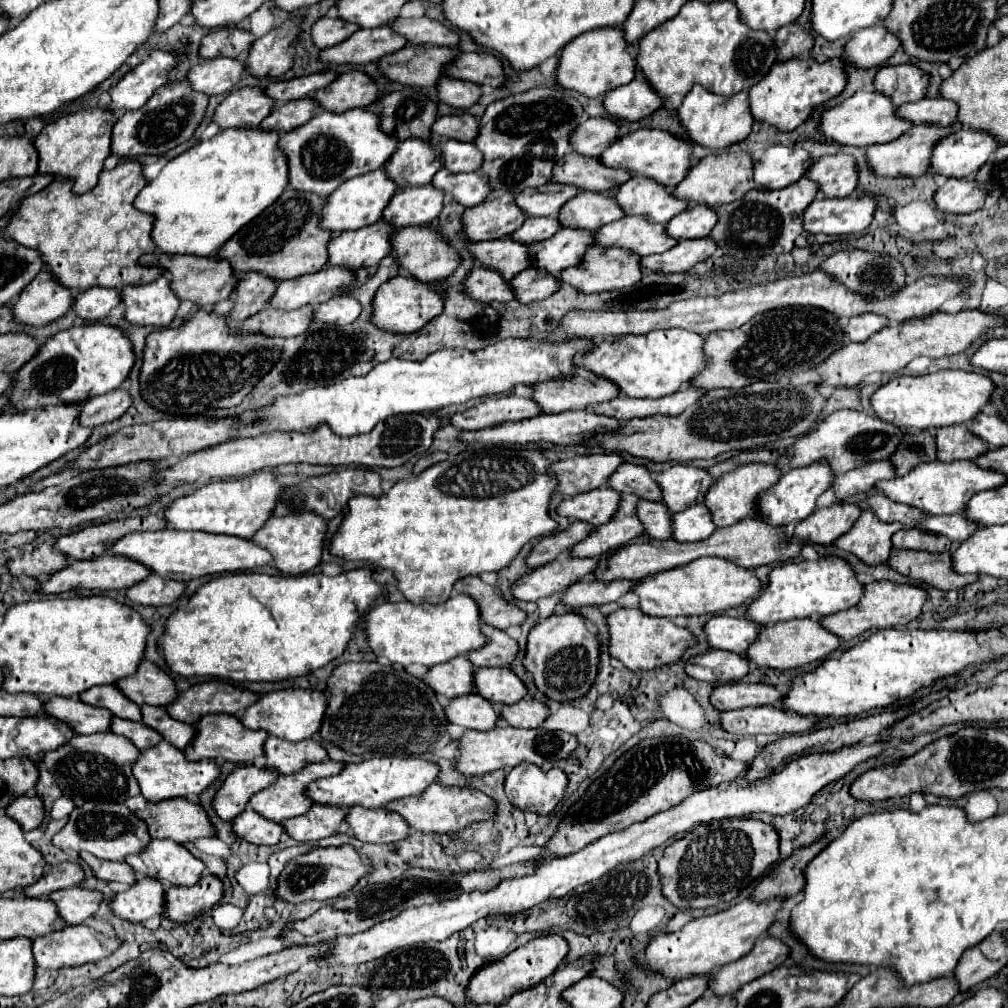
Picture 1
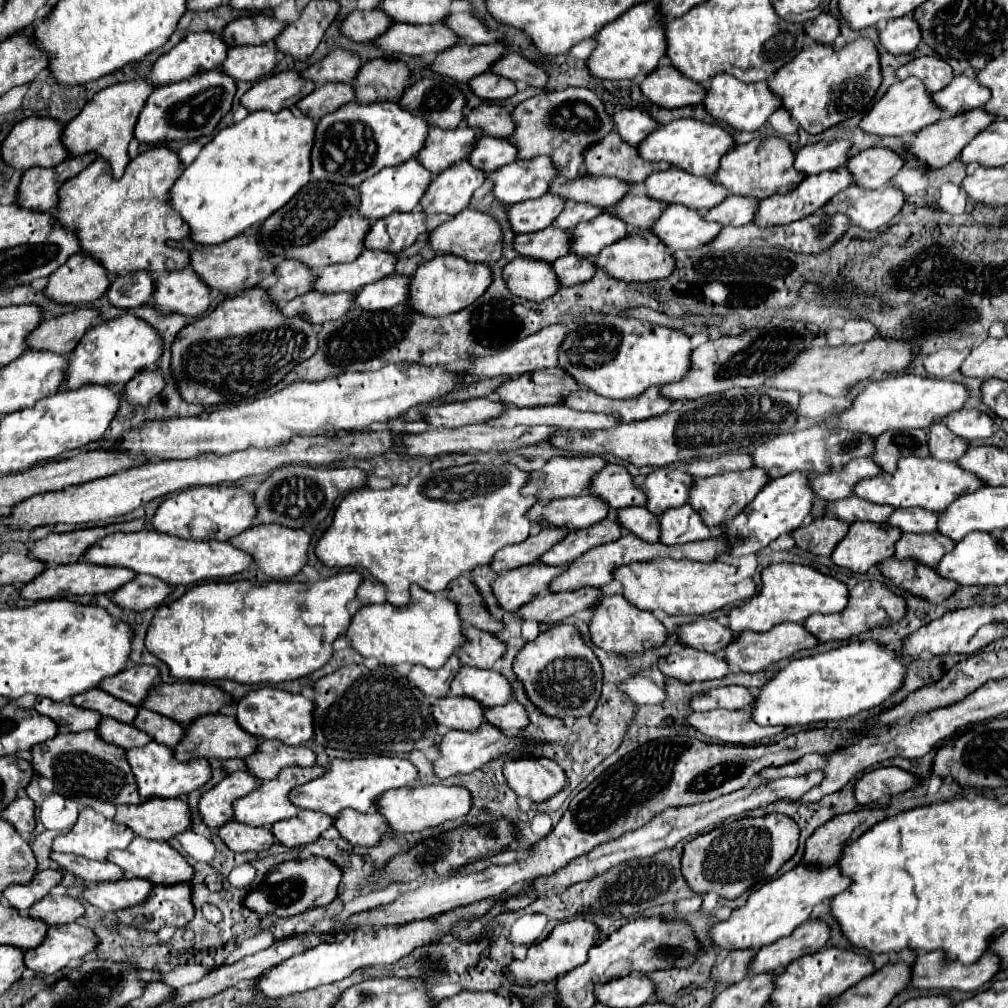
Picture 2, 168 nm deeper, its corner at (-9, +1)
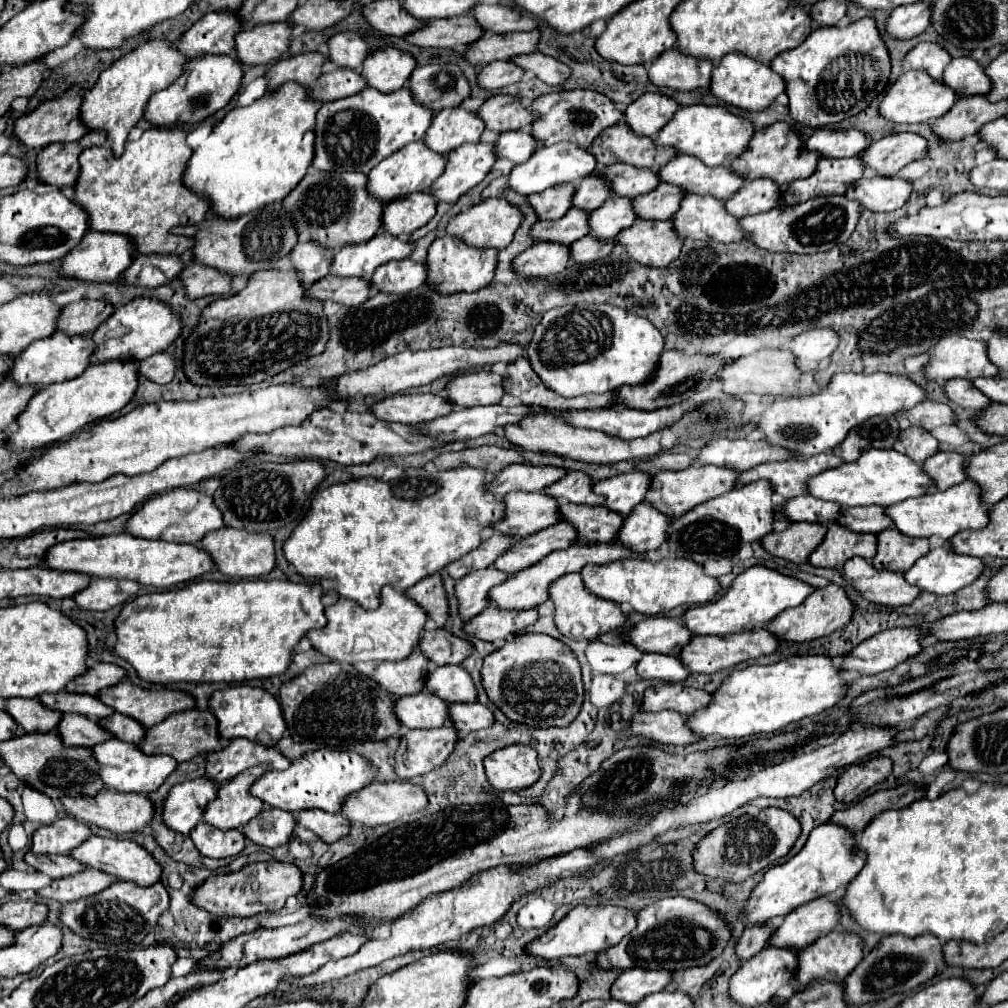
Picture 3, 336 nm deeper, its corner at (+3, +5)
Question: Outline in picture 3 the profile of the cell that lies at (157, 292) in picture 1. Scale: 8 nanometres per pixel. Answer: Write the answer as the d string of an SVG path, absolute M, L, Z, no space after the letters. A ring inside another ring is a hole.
M202 263L188 265L180 277L190 299L232 293L232 275L214 271L214 267L206 267Z

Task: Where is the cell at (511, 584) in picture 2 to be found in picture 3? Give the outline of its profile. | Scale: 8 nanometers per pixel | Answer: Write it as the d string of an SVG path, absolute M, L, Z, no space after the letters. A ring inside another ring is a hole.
M486 567L480 571L472 571L464 579L458 579L454 585L454 595L458 599L458 613L462 621L468 621L476 617L484 607L488 607L488 591L502 583L508 575L494 569Z

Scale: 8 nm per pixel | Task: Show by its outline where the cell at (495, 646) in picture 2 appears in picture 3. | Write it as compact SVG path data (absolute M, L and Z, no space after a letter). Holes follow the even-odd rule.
M428 629L422 633L418 649L436 665L460 665L472 651L472 645L460 637L454 637L446 629Z

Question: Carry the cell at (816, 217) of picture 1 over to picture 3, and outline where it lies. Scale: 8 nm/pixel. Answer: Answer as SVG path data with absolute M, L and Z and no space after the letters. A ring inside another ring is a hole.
M864 175L852 187L848 187L846 197L858 201L870 211L894 211L902 207L912 193L912 183L900 177L880 177Z

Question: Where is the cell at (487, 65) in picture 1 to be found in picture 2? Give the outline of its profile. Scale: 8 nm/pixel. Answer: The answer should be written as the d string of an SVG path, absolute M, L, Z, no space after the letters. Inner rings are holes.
M506 53L500 57L492 67L490 73L498 77L506 77L510 81L526 81L532 87L544 87L546 85L546 73L536 67L534 63L526 61L518 53Z

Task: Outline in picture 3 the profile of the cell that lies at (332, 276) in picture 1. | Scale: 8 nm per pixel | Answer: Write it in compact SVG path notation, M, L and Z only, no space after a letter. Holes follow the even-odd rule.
M380 231L366 243L356 243L336 251L332 271L342 277L354 275L370 279L376 267L392 259L406 259L412 251L414 251L414 241L394 237L388 231Z

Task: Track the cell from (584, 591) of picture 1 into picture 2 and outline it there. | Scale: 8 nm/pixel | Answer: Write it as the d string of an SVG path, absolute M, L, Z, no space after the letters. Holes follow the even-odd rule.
M582 587L576 591L560 591L560 593L548 591L546 595L534 597L530 603L526 603L518 611L518 615L522 619L534 619L540 623L554 623L578 611L594 607L594 603L598 603L598 595L604 595L604 591L594 587Z

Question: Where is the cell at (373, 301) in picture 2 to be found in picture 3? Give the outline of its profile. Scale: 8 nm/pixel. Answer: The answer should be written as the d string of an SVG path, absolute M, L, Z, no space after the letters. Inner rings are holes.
M400 259L378 267L370 281L378 291L406 293L426 283L426 277L428 277L426 263L418 263L414 259Z

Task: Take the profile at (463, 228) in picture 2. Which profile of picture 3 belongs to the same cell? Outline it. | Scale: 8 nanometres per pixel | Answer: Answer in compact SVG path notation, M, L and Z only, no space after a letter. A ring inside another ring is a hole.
M492 197L492 199L486 199L484 203L472 205L470 209L462 211L460 215L456 215L456 217L448 223L446 233L456 235L456 237L460 237L464 243L468 243L468 245L472 245L472 247L478 247L478 249L484 249L484 247L504 249L504 247L514 239L514 233L516 233L516 229L520 227L522 221L524 221L524 213L520 211L520 207L508 203L506 199Z

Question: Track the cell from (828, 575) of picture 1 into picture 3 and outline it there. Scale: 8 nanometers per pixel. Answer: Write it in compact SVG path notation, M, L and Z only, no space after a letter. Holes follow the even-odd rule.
M750 567L744 573L740 573L732 585L712 603L704 603L704 605L694 605L690 607L684 615L682 615L682 625L686 625L686 629L692 635L730 635L730 633L740 633L740 631L750 631L750 629L760 629L766 627L768 621L772 621L774 617L778 617L784 609L788 607L796 607L800 605L810 593L814 591L814 587L780 575L774 569L768 567Z

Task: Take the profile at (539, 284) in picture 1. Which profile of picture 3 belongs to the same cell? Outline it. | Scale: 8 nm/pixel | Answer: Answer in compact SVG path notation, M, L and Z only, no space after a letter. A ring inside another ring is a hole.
M586 235L586 237L582 237L570 245L572 259L578 263L588 263L588 261L594 261L598 257L610 255L614 245L616 245L616 241L600 241L592 235Z

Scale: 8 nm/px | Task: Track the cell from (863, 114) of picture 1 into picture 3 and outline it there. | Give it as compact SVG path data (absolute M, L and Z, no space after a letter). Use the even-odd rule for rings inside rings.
M908 71L888 89L880 103L880 115L892 123L930 123L946 115L956 99L958 93L944 81L930 77L926 71Z

